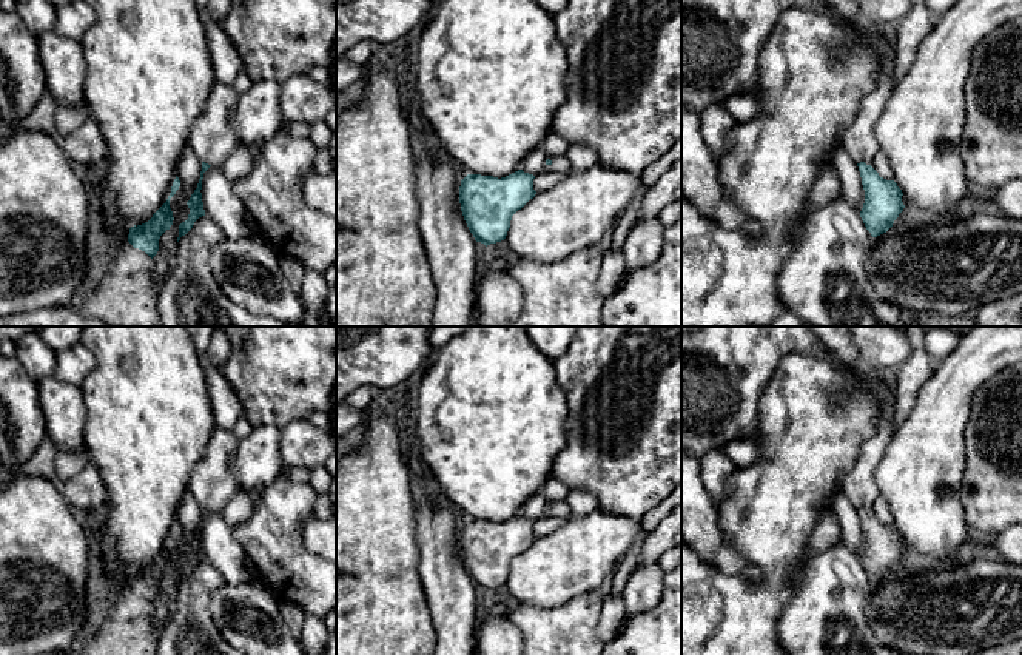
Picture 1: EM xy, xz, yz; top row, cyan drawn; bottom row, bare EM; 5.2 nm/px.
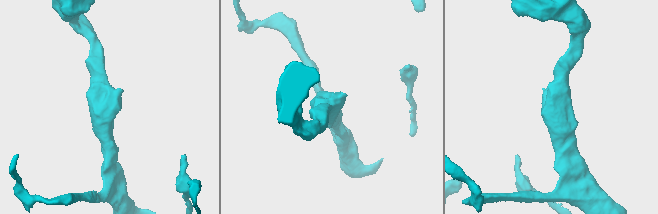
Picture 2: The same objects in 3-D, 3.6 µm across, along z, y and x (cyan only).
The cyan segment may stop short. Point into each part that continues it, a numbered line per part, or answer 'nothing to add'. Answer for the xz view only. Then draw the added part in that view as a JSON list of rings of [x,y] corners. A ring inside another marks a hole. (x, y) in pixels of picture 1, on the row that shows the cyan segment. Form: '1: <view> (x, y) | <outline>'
1: xz (560, 164) | [[[547,156],[547,159],[550,159],[552,163],[546,165],[544,171],[553,171],[561,174],[567,174],[570,171],[570,162],[566,156]]]

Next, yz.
1: yz (857, 139) | [[[879,22],[872,26],[872,31],[888,40],[888,49],[883,54],[886,69],[879,77],[876,89],[862,99],[852,123],[842,134],[842,145],[852,160],[856,163],[865,162],[866,165],[871,165],[879,151],[874,129],[894,88],[889,65],[896,59],[899,26],[888,22]]]

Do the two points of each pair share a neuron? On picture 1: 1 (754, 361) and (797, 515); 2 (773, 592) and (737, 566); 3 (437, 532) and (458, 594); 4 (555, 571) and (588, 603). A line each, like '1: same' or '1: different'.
1: different
2: different
3: same
4: different

